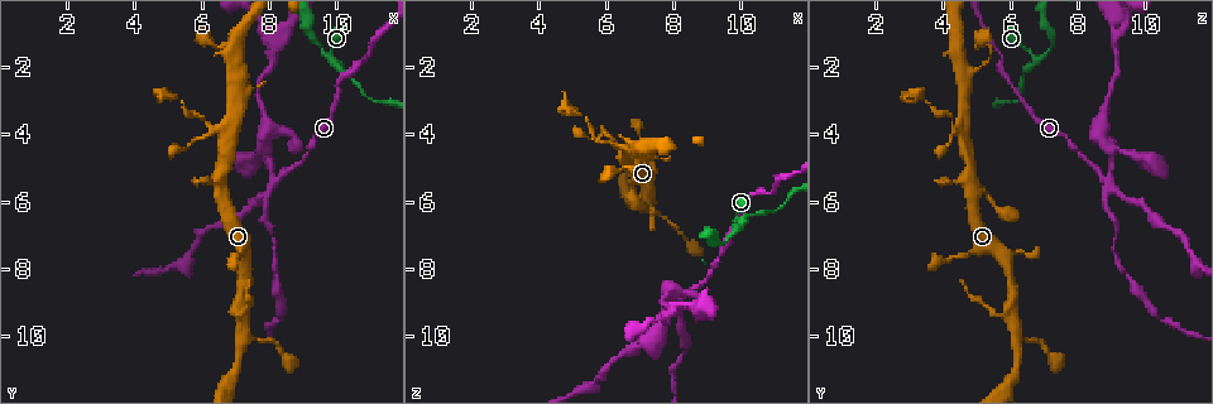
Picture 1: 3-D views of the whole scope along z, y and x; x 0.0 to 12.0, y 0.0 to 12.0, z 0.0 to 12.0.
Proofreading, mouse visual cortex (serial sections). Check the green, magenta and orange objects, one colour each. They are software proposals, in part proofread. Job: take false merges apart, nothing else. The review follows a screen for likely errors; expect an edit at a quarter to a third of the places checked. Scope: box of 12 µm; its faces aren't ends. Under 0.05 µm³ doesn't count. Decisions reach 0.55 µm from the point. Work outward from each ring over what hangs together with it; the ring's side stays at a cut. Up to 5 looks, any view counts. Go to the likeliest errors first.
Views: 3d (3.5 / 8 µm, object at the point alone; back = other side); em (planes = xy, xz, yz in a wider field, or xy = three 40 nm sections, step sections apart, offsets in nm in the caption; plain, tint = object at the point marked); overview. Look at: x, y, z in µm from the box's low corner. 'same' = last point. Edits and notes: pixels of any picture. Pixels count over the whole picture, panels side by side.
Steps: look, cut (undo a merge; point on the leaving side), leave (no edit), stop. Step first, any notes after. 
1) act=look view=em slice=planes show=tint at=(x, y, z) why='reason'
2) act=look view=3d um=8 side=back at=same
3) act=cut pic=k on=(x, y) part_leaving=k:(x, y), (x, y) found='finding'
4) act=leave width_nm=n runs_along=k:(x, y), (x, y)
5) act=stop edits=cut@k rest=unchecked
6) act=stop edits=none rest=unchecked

act=look view=3d um=8 side=back at=(8.2, 5.4, 8.9) why='abrupt turn'

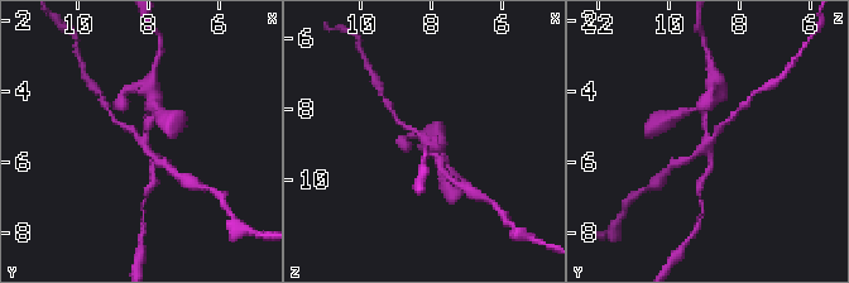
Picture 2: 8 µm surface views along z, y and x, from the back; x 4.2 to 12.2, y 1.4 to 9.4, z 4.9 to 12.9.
act=look view=em slice=xy step=3 show=tint at=(8.1, 5.3, 8.8) why='now the EM'

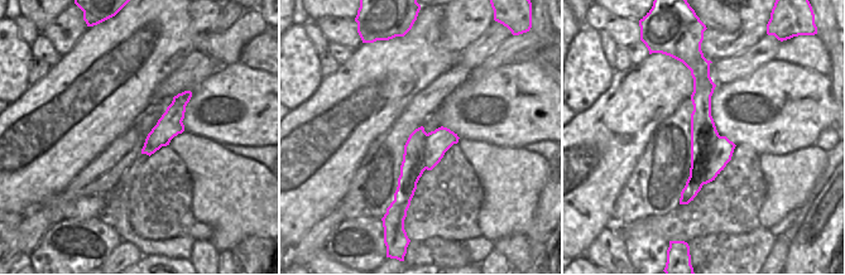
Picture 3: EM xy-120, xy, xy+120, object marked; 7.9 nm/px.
act=cut pic=2 on=(149, 116) arms=4 arm_widths_nm=150,150,200,200 part_leaving=2:(143, 139), (156, 113), (152, 92) found='two cells meet here'

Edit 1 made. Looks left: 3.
act=look view=3d um=8 at=(6.1, 3.6, 4.3) why='a narrow waist'

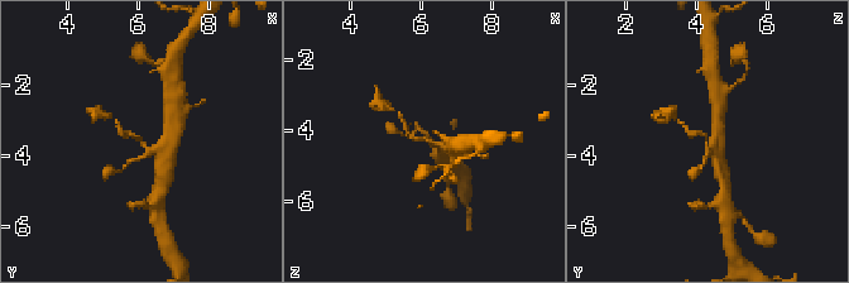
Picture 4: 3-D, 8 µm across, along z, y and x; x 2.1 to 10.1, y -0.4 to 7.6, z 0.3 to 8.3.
act=look view=em slice=planes show=tint at=(6.1, 3.6, 4.3) why='shape alone is not enough'

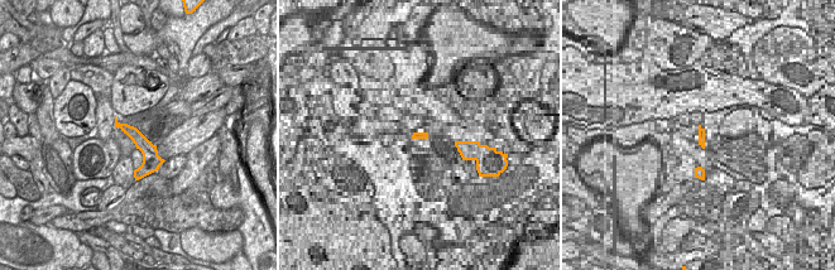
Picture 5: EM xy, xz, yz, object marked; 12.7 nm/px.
act=leave found='one cell here'

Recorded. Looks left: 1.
act=stop edits=cut@2 rest=unchecked

